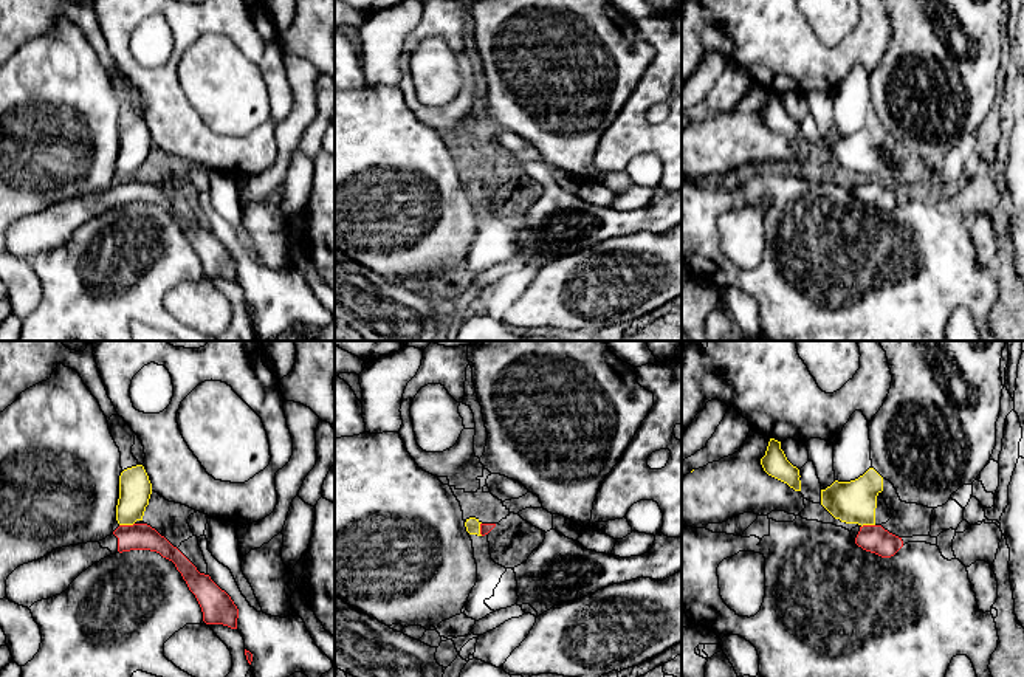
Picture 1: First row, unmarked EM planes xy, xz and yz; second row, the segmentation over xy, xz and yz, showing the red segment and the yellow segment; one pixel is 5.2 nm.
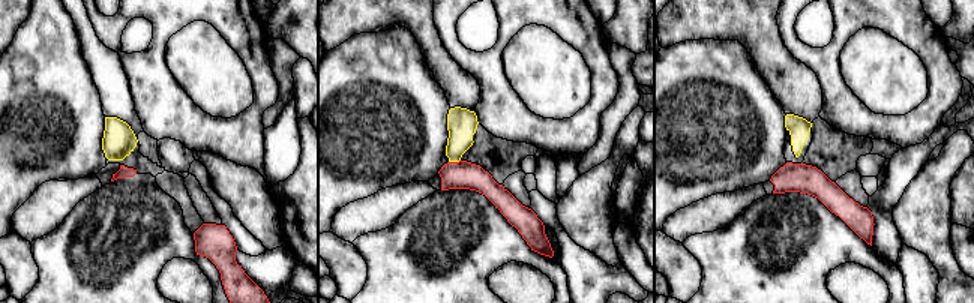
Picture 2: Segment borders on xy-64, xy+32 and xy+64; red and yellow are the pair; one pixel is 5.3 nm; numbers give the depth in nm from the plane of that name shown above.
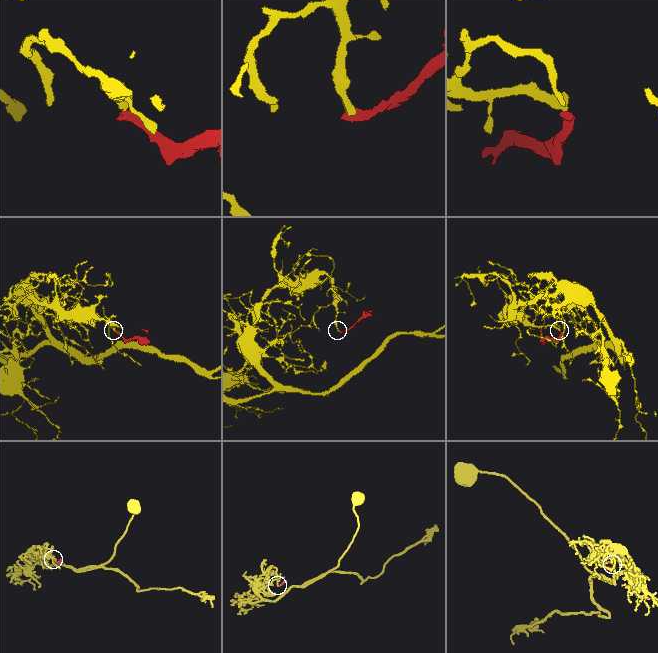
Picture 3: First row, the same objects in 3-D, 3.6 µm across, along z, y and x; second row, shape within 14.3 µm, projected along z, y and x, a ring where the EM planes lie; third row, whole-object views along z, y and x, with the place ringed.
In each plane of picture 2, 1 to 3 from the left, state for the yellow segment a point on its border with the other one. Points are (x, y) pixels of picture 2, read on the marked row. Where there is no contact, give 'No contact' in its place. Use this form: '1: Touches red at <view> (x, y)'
1: No contact
2: Touches red at xy+32 (453, 162)
3: No contact

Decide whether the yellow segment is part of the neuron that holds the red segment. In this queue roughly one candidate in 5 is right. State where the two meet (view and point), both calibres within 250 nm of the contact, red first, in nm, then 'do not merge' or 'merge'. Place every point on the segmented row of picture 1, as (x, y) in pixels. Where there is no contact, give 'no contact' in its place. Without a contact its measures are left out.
xy (126, 525) | 140/170 nm | do not merge

